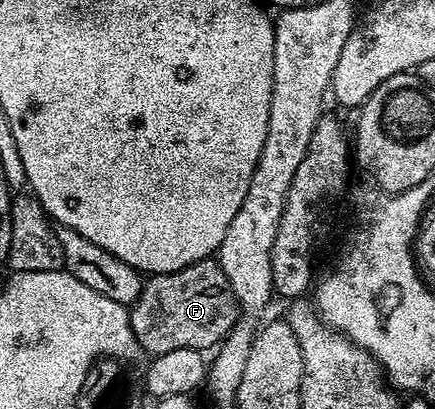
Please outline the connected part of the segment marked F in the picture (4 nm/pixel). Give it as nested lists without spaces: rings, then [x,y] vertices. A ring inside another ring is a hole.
[[[213,258],[201,259],[199,263],[172,273],[149,276],[129,312],[138,346],[150,357],[172,353],[172,349],[209,352],[221,344],[240,318],[232,285]]]

